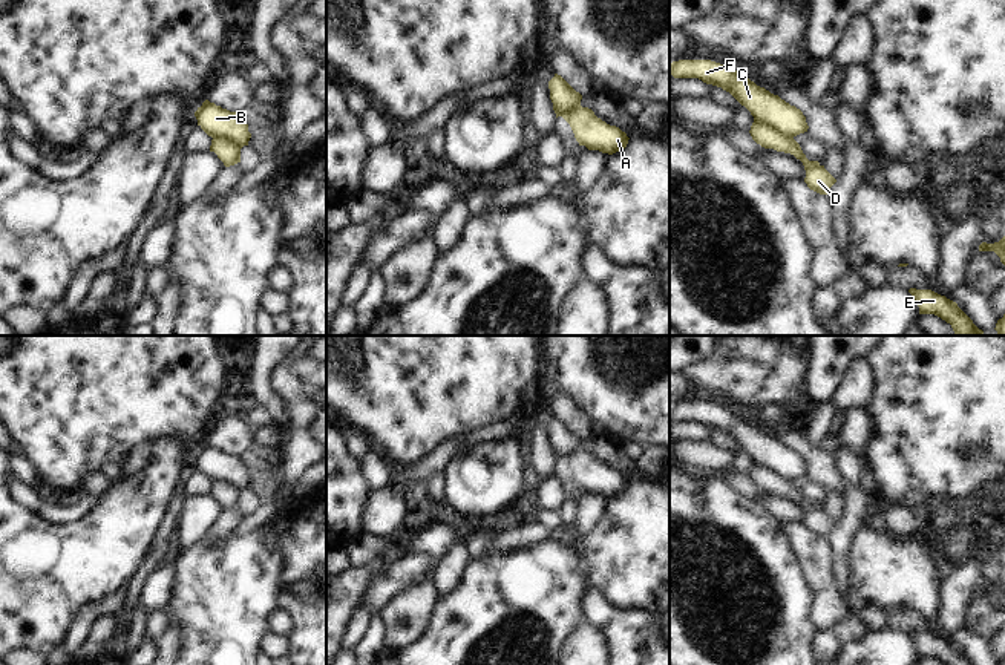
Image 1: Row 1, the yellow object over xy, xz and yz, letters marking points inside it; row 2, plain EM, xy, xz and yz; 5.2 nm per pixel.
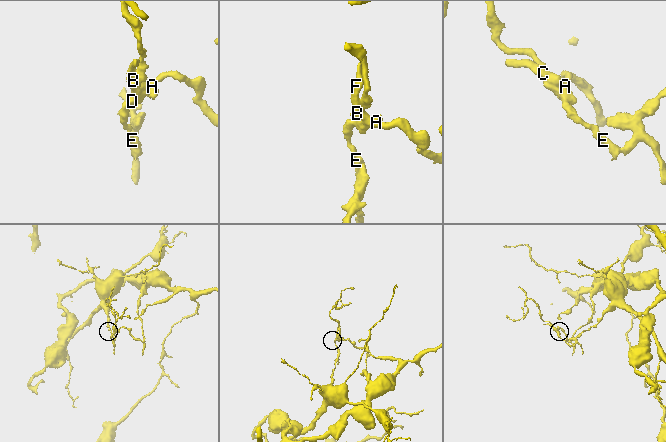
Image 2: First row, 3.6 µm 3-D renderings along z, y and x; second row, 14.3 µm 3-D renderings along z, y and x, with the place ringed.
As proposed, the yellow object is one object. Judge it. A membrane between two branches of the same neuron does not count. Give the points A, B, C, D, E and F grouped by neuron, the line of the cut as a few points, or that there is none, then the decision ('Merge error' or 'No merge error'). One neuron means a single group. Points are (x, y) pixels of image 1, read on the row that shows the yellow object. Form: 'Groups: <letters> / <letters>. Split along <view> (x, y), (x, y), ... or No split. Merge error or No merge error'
Groups: A B C F / D E. Split along yz (754, 120), (792, 138). Merge error

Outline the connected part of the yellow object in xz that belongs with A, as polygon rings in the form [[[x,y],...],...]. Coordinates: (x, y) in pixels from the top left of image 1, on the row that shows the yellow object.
[[[553,106],[558,116],[562,116],[571,127],[579,146],[588,150],[599,150],[613,155],[620,152],[628,144],[628,136],[616,126],[610,126],[594,115],[588,107],[575,106],[567,110],[559,110]]]

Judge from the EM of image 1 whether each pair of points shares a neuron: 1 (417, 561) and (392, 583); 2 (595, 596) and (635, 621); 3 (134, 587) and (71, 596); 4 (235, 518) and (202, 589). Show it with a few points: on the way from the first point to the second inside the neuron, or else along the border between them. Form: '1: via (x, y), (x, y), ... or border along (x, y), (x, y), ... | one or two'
1: via (411, 567), (399, 576) | one
2: via (604, 607), (618, 621), (624, 621) | one
3: border along (144, 558), (124, 589) | two
4: border along (233, 533), (219, 541), (207, 538) | two

